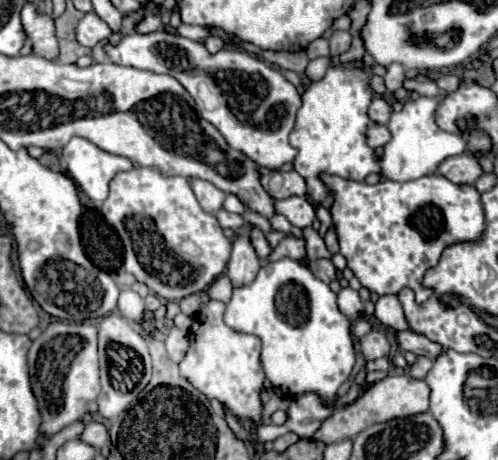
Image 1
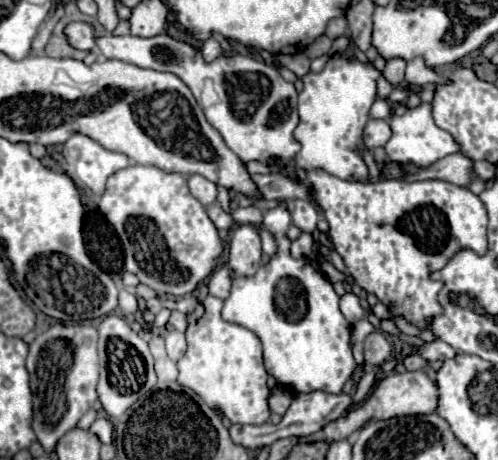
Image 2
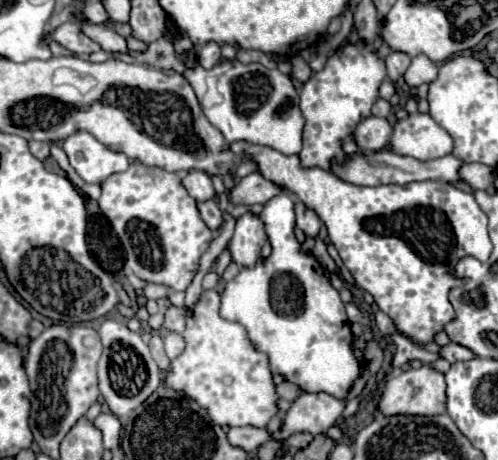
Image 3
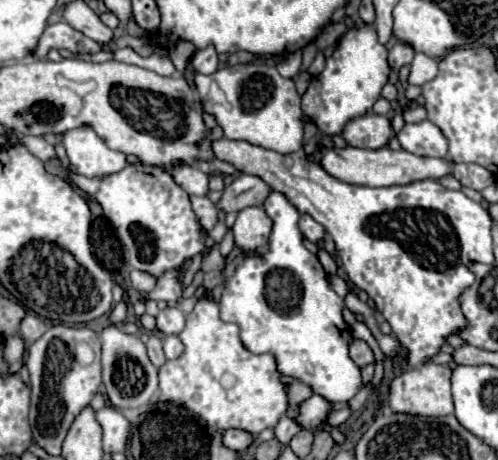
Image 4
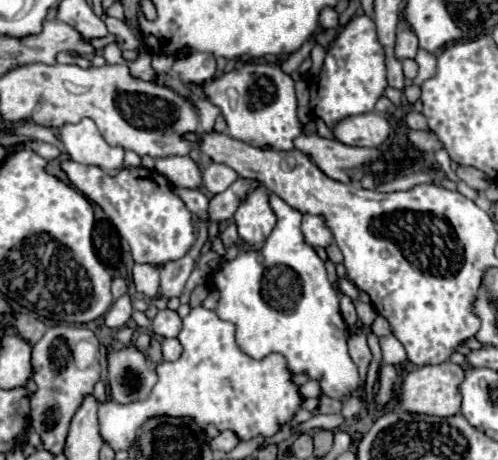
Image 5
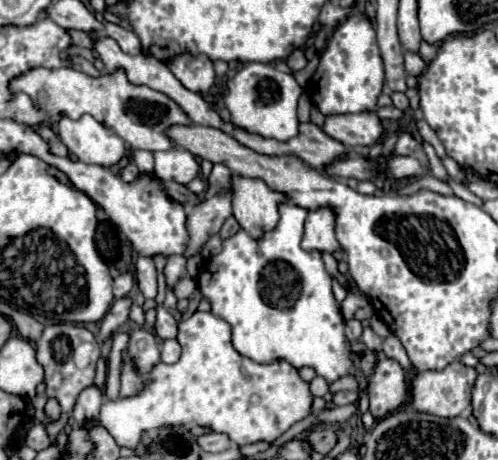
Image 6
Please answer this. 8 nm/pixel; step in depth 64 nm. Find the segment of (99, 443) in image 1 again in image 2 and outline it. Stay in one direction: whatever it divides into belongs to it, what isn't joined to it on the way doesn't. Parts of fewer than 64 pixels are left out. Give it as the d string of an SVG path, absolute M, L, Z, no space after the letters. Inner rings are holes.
M96 418L96 422L90 426L94 434L102 440L102 444L112 444L114 442L114 424L108 418Z

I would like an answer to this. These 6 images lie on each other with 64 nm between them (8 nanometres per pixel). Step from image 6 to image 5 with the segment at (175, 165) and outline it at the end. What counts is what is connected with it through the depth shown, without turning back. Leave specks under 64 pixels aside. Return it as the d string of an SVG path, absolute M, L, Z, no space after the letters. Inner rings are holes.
M188 154L156 158L156 172L168 178L172 186L180 188L196 188L202 182L202 172Z

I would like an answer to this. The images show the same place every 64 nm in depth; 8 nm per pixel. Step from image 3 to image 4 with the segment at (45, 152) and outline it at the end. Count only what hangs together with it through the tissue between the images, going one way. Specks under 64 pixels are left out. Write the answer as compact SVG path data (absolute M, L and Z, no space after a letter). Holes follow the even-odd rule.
M20 136L20 142L22 142L36 158L40 158L40 160L44 160L44 162L56 158L54 146L52 146L48 140L40 138L40 136Z

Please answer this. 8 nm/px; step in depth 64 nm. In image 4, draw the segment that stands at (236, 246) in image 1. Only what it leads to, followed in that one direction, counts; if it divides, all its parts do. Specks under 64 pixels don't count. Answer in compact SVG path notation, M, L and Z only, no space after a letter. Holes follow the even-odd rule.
M248 206L238 212L236 224L232 228L236 246L244 250L256 250L268 242L272 230L272 220L268 218L264 206Z

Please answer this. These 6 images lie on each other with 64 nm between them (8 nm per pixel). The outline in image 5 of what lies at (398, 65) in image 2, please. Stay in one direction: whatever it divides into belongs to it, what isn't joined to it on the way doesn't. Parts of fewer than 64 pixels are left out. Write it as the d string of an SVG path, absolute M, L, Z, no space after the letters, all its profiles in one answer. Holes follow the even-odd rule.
M402 2L402 12L398 18L398 36L396 36L396 58L400 60L414 58L418 52L418 36L404 18L404 6L406 2Z

